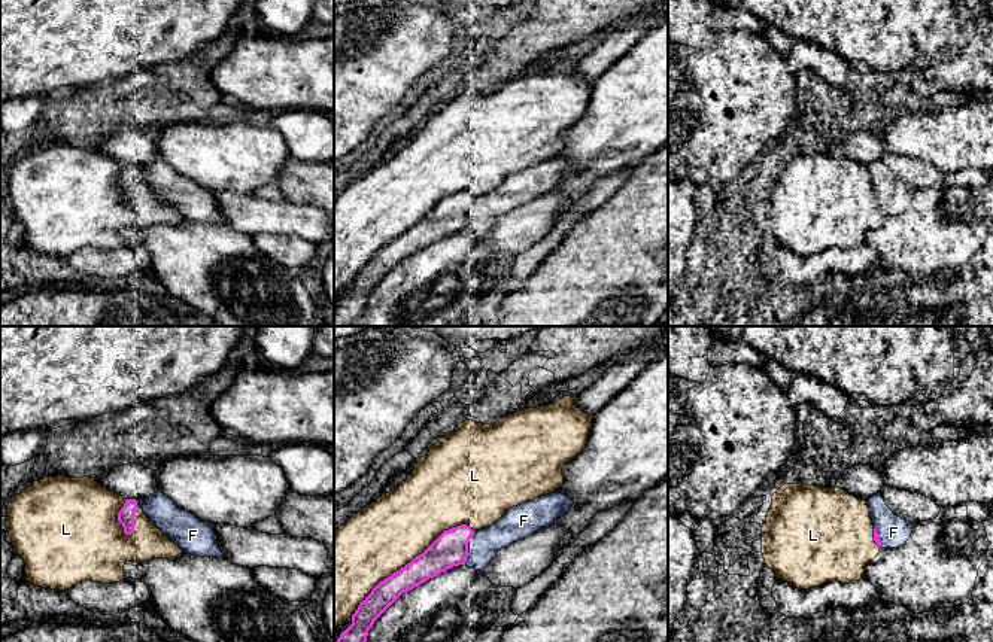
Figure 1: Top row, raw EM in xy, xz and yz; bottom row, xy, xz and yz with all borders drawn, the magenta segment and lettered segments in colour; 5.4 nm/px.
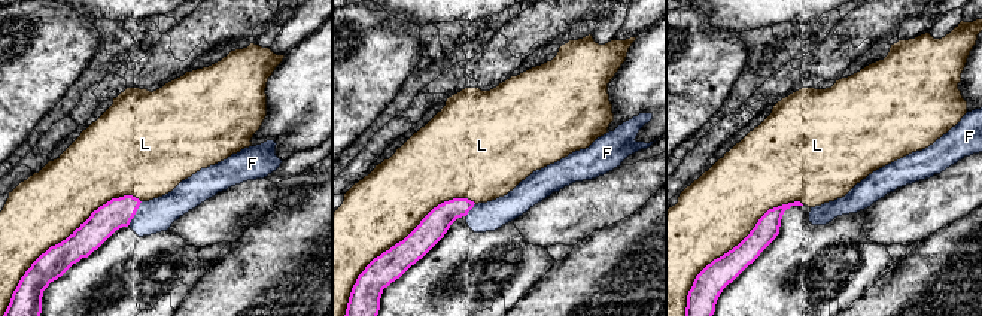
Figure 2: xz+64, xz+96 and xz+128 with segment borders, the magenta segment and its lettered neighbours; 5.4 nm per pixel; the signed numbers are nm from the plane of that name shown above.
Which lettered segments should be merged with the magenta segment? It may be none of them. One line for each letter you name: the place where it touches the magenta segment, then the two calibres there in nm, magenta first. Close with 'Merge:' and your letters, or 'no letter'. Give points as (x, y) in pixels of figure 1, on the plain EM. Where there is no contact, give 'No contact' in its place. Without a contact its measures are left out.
F: Touches magenta at xz (467, 215). Thickness 190 nm (magenta) against 160 nm
Merge: F

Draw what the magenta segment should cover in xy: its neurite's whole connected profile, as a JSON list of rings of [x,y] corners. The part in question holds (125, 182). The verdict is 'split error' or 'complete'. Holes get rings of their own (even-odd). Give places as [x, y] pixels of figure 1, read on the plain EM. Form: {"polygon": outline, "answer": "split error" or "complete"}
{"polygon": [[[161,158],[145,165],[127,165],[118,179],[118,188],[125,201],[134,198],[134,182],[137,174],[185,220],[197,223],[225,223],[219,214],[215,191],[204,188],[194,180],[177,173]]], "answer": "split error"}

